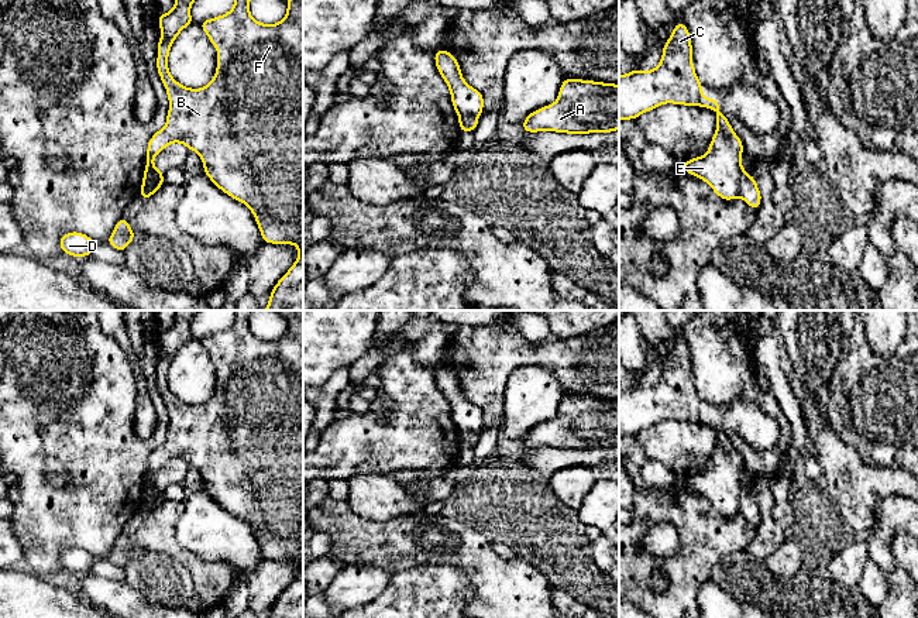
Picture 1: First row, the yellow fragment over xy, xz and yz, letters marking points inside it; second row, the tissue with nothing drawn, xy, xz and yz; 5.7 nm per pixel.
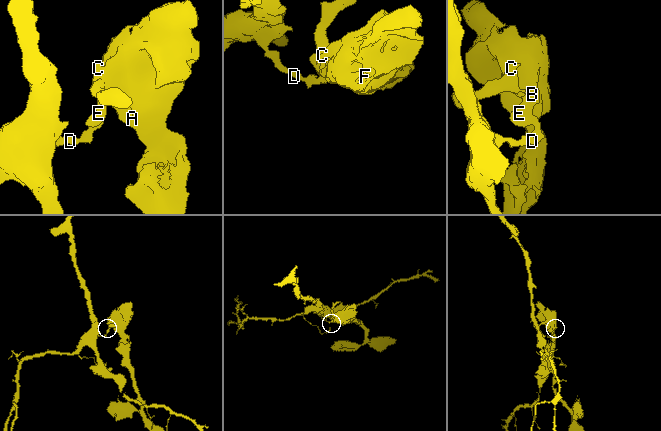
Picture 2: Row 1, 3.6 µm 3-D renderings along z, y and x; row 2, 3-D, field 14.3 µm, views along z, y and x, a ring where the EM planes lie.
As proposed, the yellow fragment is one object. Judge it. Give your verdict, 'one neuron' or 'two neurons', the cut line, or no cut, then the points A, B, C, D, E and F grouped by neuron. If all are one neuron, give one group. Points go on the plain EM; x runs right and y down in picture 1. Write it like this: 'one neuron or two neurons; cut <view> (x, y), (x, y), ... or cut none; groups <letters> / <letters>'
two neurons; cut yz (745, 488), (739, 498), (738, 511); groups A B C E F / D

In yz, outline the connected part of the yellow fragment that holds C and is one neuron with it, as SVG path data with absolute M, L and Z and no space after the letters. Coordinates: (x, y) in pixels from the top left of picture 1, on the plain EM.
M683 339L673 344L654 385L633 385L628 391L619 391L619 437L635 436L666 419L708 423L718 429L716 447L706 470L687 475L680 483L705 497L721 515L736 515L745 490L743 459L721 428L719 416L704 412L692 380L691 353Z

